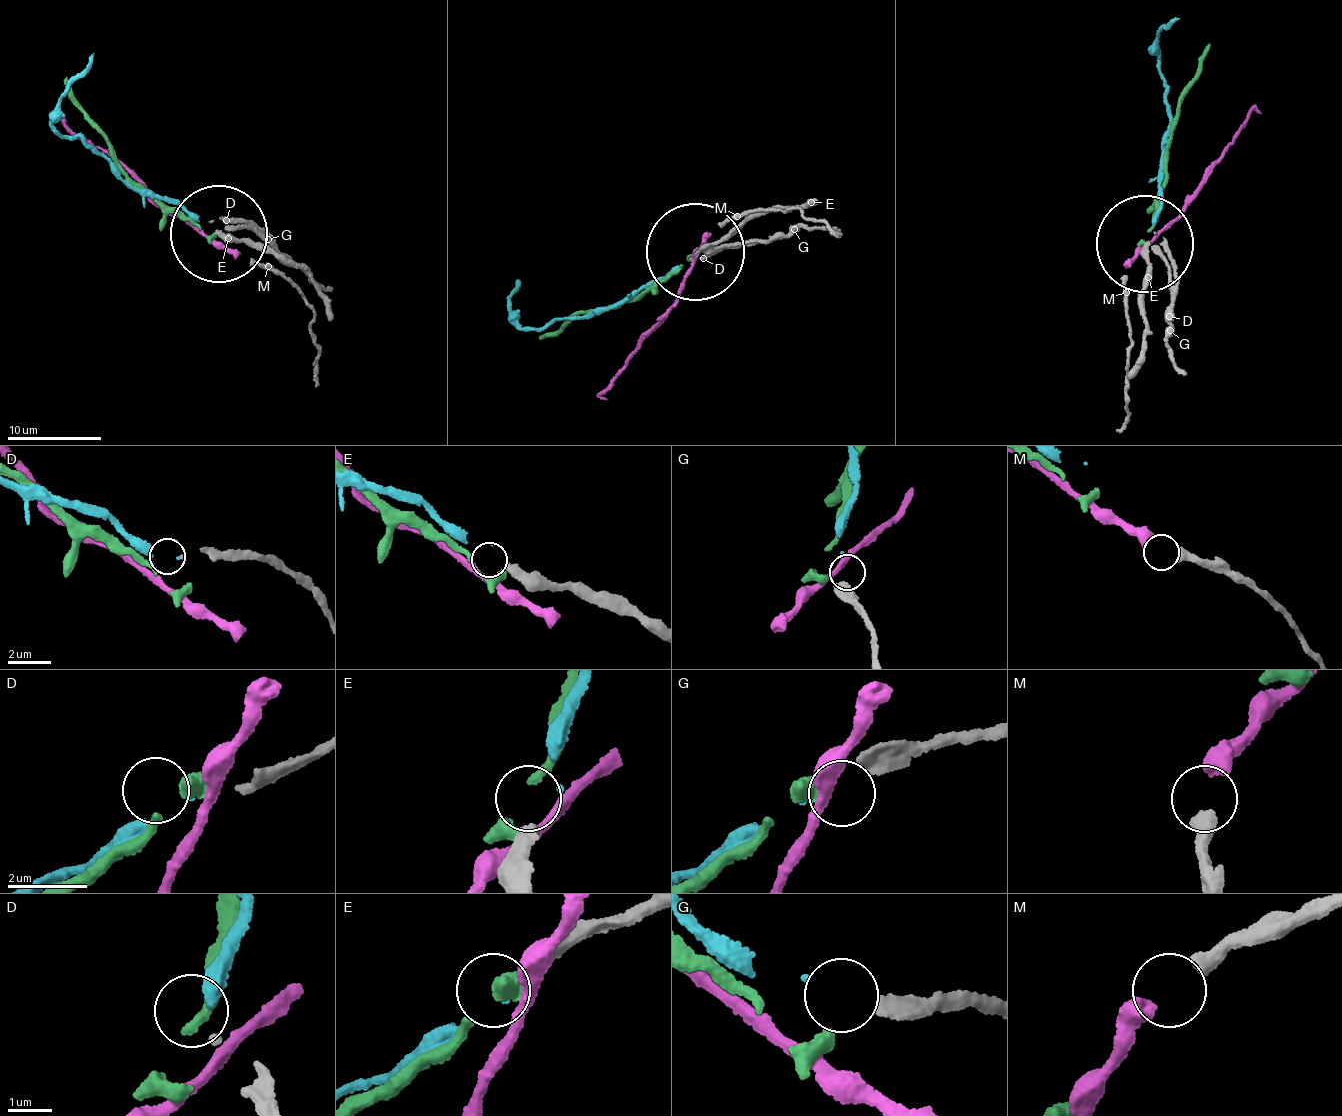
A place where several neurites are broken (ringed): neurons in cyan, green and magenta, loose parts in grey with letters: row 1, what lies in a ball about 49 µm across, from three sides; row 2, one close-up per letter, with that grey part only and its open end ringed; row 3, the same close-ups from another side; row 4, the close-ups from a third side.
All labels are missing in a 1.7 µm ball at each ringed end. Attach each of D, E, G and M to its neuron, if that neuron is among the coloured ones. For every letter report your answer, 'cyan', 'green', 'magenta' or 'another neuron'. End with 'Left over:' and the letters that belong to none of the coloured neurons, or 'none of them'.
D: another neuron
E: green
G: cyan
M: magenta
Left over: D

